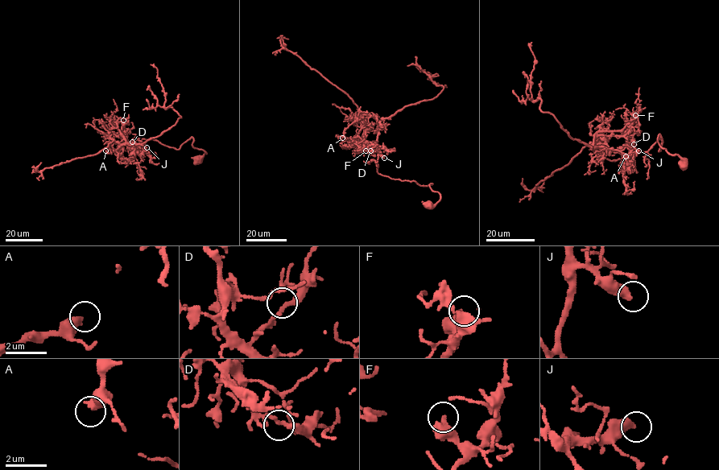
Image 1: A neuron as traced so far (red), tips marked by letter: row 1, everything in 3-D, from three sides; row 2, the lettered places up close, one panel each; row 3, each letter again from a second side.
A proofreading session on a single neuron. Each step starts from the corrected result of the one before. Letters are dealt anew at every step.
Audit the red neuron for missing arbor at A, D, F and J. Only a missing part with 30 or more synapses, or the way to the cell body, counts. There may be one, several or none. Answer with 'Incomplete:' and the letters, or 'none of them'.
Incomplete: J

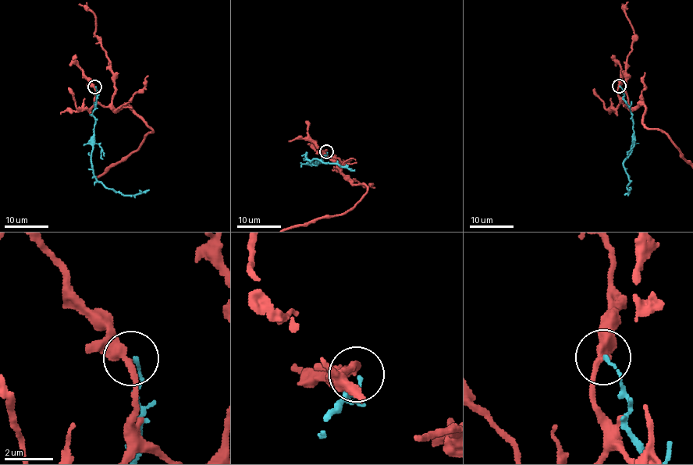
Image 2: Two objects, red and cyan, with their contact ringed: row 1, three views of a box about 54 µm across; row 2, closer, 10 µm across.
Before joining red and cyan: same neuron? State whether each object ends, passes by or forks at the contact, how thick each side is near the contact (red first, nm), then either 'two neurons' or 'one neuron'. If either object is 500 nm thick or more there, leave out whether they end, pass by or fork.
red passes by | cyan ends | 280/110 nm | two neurons

